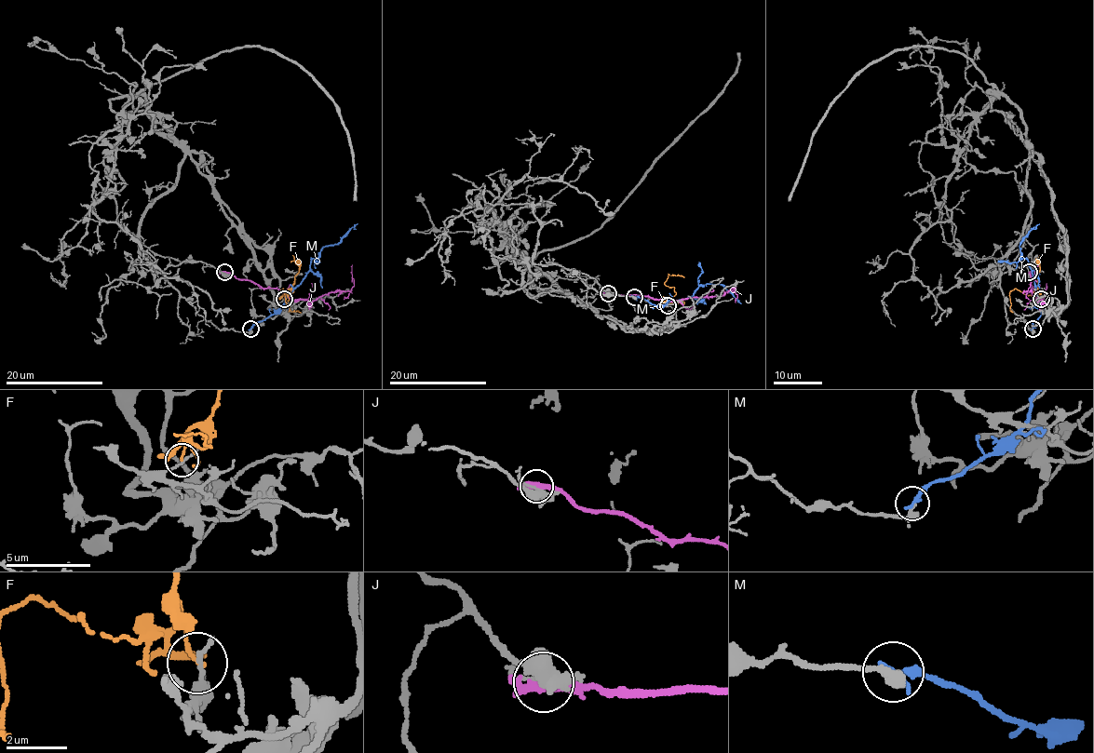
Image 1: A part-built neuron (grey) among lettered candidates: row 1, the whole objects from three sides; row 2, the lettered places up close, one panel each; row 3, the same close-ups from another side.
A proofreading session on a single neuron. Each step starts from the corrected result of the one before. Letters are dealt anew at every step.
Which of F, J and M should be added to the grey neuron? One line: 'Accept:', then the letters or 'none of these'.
Accept: none of these

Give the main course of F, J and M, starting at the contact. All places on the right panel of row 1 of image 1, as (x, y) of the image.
F: (1042, 299), (1037, 294), (1027, 295), (1012, 290), (1008, 294), (1012, 312)
J: (1030, 272), (1037, 298), (1033, 300), (1032, 292), (1024, 290), (1031, 284), (1038, 264)
M: (1032, 328), (1040, 315), (1040, 304), (1028, 261), (1021, 257), (1019, 243), (1039, 223)

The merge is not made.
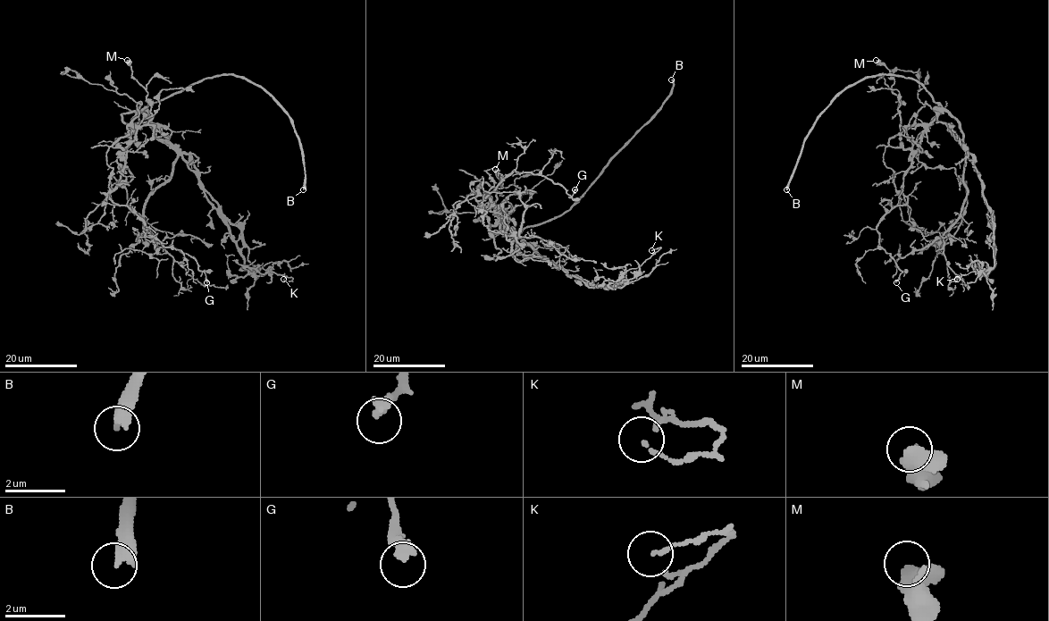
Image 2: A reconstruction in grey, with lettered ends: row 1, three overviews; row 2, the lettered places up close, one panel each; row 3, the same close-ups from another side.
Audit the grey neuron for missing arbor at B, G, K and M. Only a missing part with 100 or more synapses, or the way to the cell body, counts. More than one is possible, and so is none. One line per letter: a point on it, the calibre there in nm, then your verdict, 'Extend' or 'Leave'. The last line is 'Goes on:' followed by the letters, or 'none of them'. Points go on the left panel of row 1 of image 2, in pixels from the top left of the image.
B: Place: (303, 189). Thickness 420 nm. Extend
G: Place: (206, 282). Thickness 380 nm. Leave
K: Place: (283, 279). Thickness 110 nm. Leave
M: Place: (127, 60). Thickness 380 nm. Leave
Goes on: B

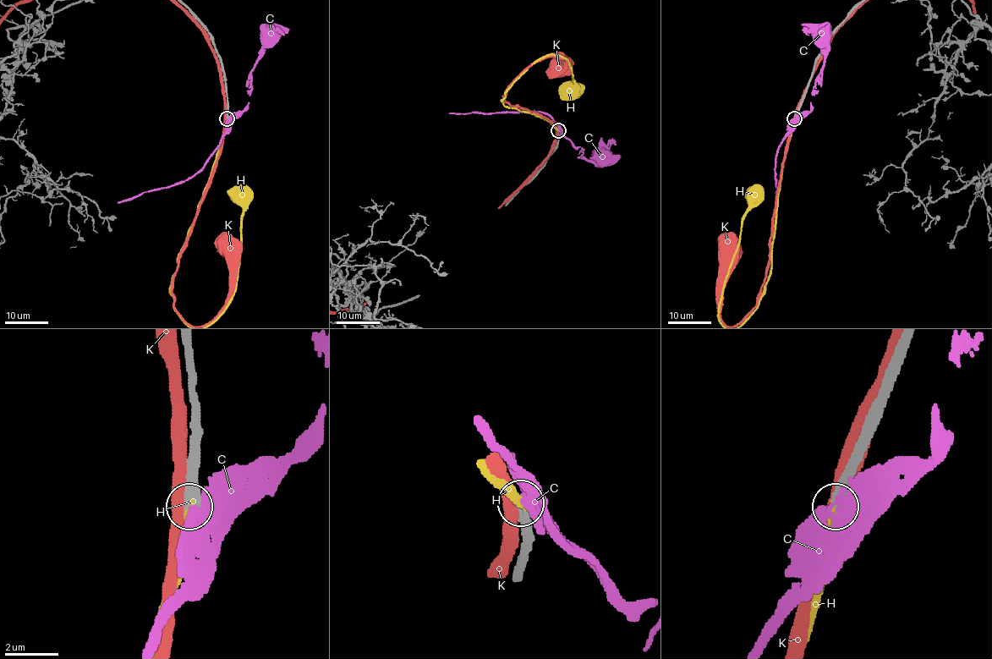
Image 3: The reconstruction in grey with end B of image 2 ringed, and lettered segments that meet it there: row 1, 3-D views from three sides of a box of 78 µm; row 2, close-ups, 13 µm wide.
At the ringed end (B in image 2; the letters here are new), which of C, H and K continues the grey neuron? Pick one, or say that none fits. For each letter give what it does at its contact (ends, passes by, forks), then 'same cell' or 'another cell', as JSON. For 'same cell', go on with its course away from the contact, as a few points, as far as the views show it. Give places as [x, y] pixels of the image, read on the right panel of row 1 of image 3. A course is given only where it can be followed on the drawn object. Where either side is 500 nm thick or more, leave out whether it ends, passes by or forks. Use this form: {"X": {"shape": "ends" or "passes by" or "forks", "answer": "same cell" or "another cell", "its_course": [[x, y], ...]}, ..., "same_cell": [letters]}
{"C": {"answer": "another cell"}, "H": {"shape": "ends", "answer": "same cell"}, "K": {"answer": "another cell"}, "same_cell": ["H"]}

